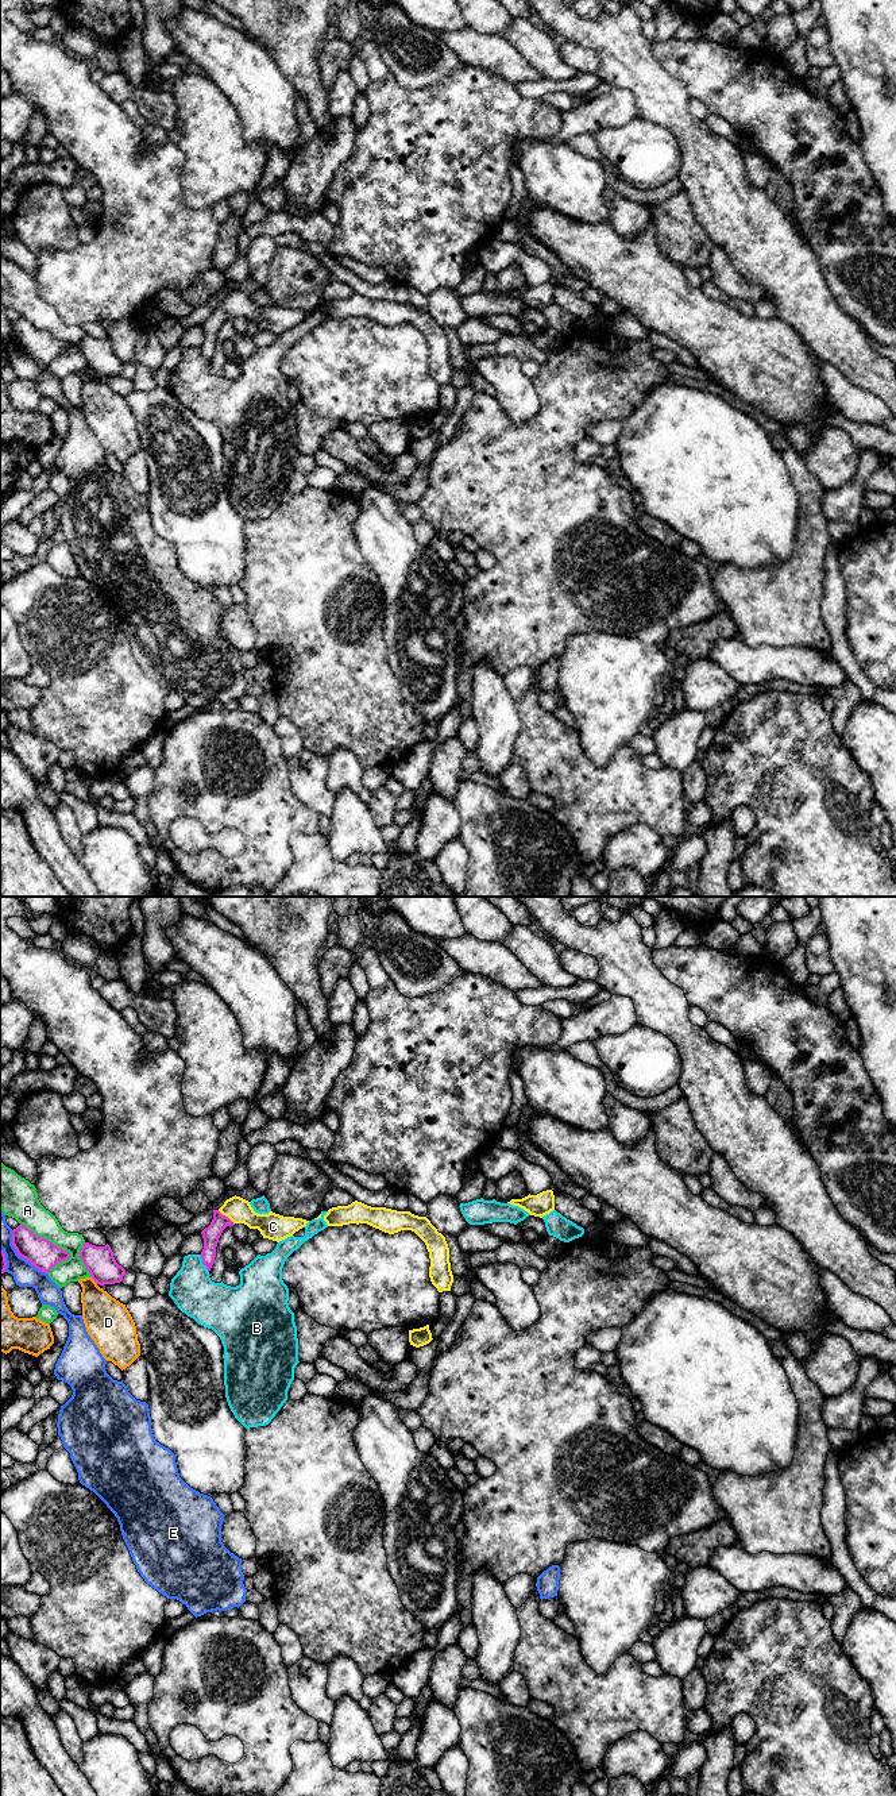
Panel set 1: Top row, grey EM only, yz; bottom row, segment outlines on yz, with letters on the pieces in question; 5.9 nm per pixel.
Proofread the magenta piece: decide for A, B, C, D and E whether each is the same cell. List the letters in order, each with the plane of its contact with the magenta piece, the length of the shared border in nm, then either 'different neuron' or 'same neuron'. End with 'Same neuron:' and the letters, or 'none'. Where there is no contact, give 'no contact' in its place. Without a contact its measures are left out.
A: meets magenta in yz; contact 360 nm long; different neuron
B: meets magenta in yz; contact 120 nm long; different neuron
C: meets magenta in yz; contact 130 nm long; same neuron
D: meets magenta in yz; contact 60 nm long; different neuron
E: meets magenta in yz; contact 340 nm long; different neuron
Same neuron: C

